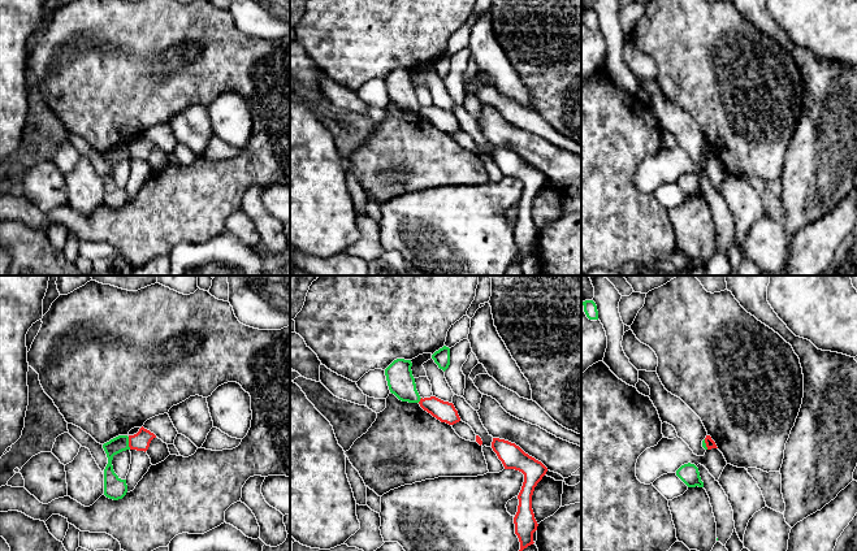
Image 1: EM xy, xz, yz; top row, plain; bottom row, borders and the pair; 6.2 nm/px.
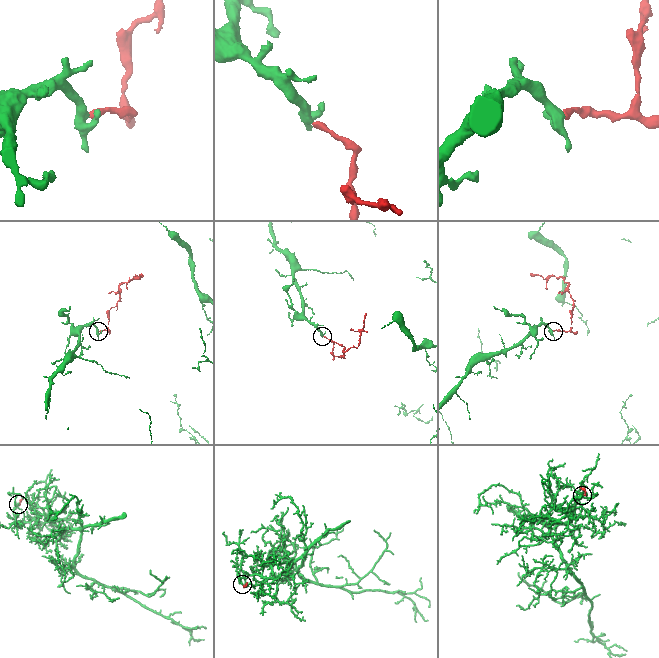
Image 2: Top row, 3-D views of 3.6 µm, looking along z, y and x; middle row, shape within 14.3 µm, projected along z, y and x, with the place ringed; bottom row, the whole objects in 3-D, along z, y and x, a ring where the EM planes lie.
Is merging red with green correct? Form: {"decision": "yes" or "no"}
{"decision": "no"}

